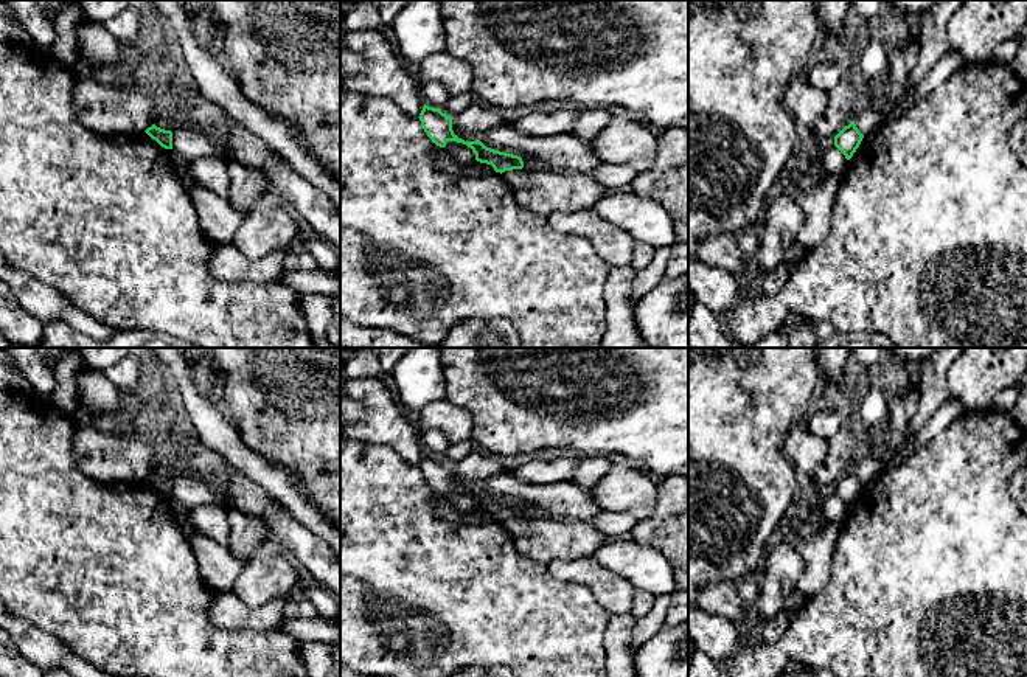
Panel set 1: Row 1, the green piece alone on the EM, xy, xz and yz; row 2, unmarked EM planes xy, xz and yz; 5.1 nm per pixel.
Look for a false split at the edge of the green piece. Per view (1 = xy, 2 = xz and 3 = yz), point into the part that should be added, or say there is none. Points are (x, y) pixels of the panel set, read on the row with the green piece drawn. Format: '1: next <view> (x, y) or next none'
1: next none
2: next none
3: next none

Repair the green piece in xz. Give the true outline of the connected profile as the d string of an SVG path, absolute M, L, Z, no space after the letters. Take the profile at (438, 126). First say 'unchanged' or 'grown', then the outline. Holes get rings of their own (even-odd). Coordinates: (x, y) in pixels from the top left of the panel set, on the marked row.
unchanged; M424 104L420 113L420 121L432 143L440 148L444 148L447 141L463 143L472 149L477 161L491 165L494 171L500 174L524 168L524 161L519 155L494 151L486 148L480 140L465 141L458 138L452 130L452 116L443 113L440 109Z

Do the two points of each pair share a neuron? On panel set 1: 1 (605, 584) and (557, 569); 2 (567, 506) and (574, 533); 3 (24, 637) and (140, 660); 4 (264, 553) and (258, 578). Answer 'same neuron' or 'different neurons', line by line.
1: same neuron
2: different neurons
3: different neurons
4: same neuron

